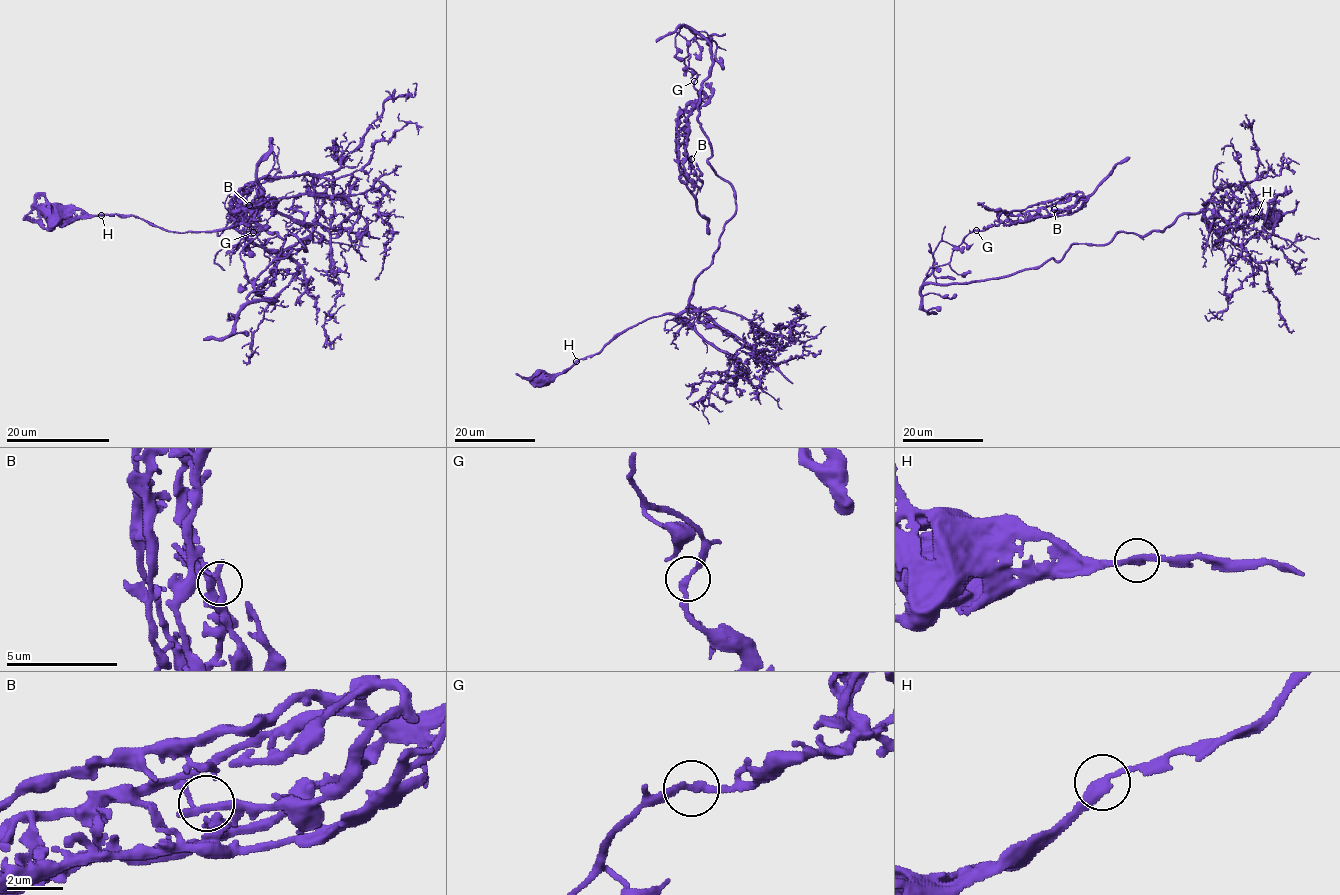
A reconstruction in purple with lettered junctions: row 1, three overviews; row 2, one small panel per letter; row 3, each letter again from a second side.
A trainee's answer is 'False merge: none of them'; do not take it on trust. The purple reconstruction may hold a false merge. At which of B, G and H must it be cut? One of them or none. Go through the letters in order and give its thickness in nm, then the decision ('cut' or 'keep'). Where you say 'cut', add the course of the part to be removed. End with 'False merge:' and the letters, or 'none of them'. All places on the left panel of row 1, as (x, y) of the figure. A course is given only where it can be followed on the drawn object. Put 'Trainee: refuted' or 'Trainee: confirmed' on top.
Trainee: refuted
B: calibre 280 nm; keep
G: calibre 280 nm; cut; course (253, 232), (266, 225), (244, 222), (240, 214), (258, 198), (255, 164), (270, 149), (271, 137)
H: calibre 260 nm; keep
False merge: G

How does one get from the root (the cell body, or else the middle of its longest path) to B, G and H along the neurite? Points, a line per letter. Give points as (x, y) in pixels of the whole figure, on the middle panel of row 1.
B: (542, 379), (694, 308), (735, 211), (698, 119), (711, 45), (690, 28), (691, 159)
G: (542, 379), (694, 308), (735, 191), (707, 160), (712, 50), (690, 28), (694, 81)
H: (542, 379), (564, 372), (576, 360)

